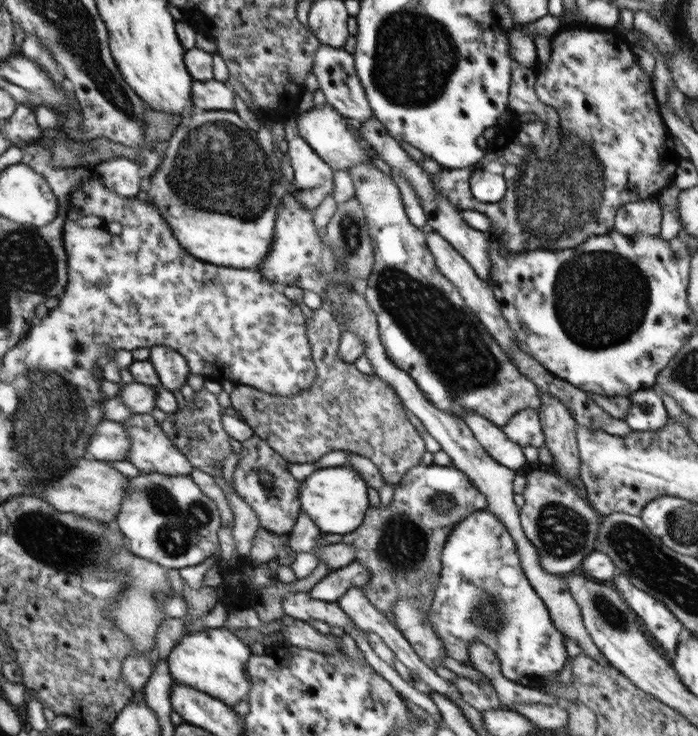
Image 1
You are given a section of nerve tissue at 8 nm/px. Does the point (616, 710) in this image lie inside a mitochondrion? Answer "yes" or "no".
no

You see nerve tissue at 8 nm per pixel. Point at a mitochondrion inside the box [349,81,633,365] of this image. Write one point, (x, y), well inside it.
(559, 184)

